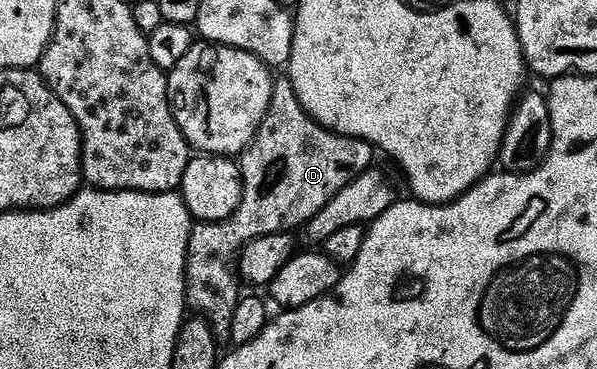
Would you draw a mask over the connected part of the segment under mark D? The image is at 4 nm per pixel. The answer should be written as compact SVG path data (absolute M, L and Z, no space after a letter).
M277 78L272 84L272 96L266 117L261 121L256 137L248 145L239 160L240 177L244 180L244 192L240 207L228 219L217 223L197 222L188 238L188 260L184 270L184 280L188 286L186 303L193 312L208 320L216 333L217 344L232 343L231 323L235 310L242 298L242 280L239 273L240 253L248 243L273 235L279 231L303 228L328 204L350 181L354 181L363 171L373 166L374 148L365 139L351 139L348 135L337 135L316 122L308 110L298 101L298 93L292 80Z

